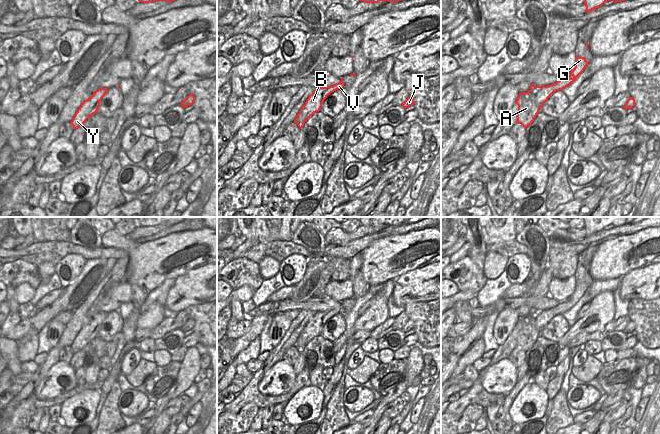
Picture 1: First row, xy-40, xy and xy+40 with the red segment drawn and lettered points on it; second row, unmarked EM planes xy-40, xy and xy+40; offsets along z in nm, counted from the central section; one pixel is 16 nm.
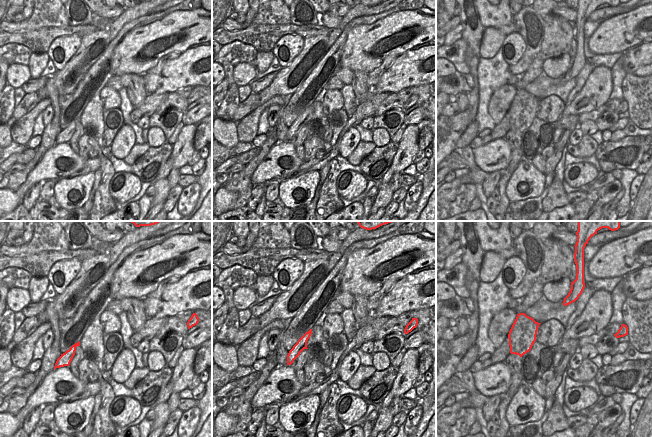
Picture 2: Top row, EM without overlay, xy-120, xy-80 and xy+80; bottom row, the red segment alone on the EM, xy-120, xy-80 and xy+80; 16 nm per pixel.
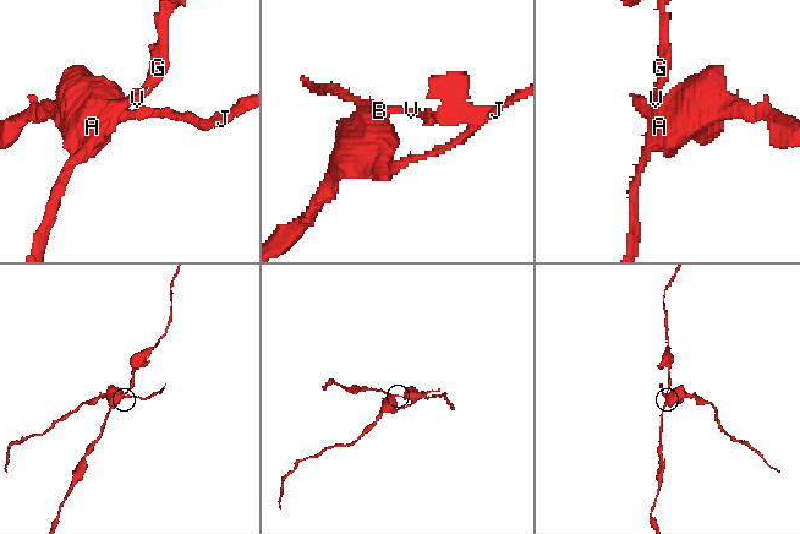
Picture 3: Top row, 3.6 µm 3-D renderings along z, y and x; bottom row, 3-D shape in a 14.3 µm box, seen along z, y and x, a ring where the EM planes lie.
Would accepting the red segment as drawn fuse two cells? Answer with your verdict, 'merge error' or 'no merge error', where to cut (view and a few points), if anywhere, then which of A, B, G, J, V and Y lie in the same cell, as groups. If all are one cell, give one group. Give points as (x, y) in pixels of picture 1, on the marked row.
merge error; cut in xy+40 along (531, 88), (536, 91), (536, 104), (540, 109); A J / B G V Y

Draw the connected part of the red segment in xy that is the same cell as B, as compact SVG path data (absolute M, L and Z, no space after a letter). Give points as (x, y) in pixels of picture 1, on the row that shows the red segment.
M343 77L341 78L340 82L332 86L317 87L314 90L314 92L309 95L305 104L300 109L297 121L306 121L314 113L319 112L327 96L333 93L334 91L343 88L344 88Z

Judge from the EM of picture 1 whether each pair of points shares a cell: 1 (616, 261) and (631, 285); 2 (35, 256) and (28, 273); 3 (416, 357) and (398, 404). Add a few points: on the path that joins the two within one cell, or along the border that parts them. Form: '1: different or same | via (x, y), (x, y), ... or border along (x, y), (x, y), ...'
1: different | border along (640, 267), (630, 270), (622, 277)
2: different | border along (10, 261), (25, 260), (37, 267)
3: different | border along (399, 396), (389, 404)

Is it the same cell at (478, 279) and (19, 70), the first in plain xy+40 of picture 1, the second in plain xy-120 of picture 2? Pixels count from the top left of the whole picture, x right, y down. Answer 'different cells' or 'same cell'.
different cells

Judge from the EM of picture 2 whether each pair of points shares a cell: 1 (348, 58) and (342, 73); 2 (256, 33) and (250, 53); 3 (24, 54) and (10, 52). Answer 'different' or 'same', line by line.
1: different
2: different
3: same

